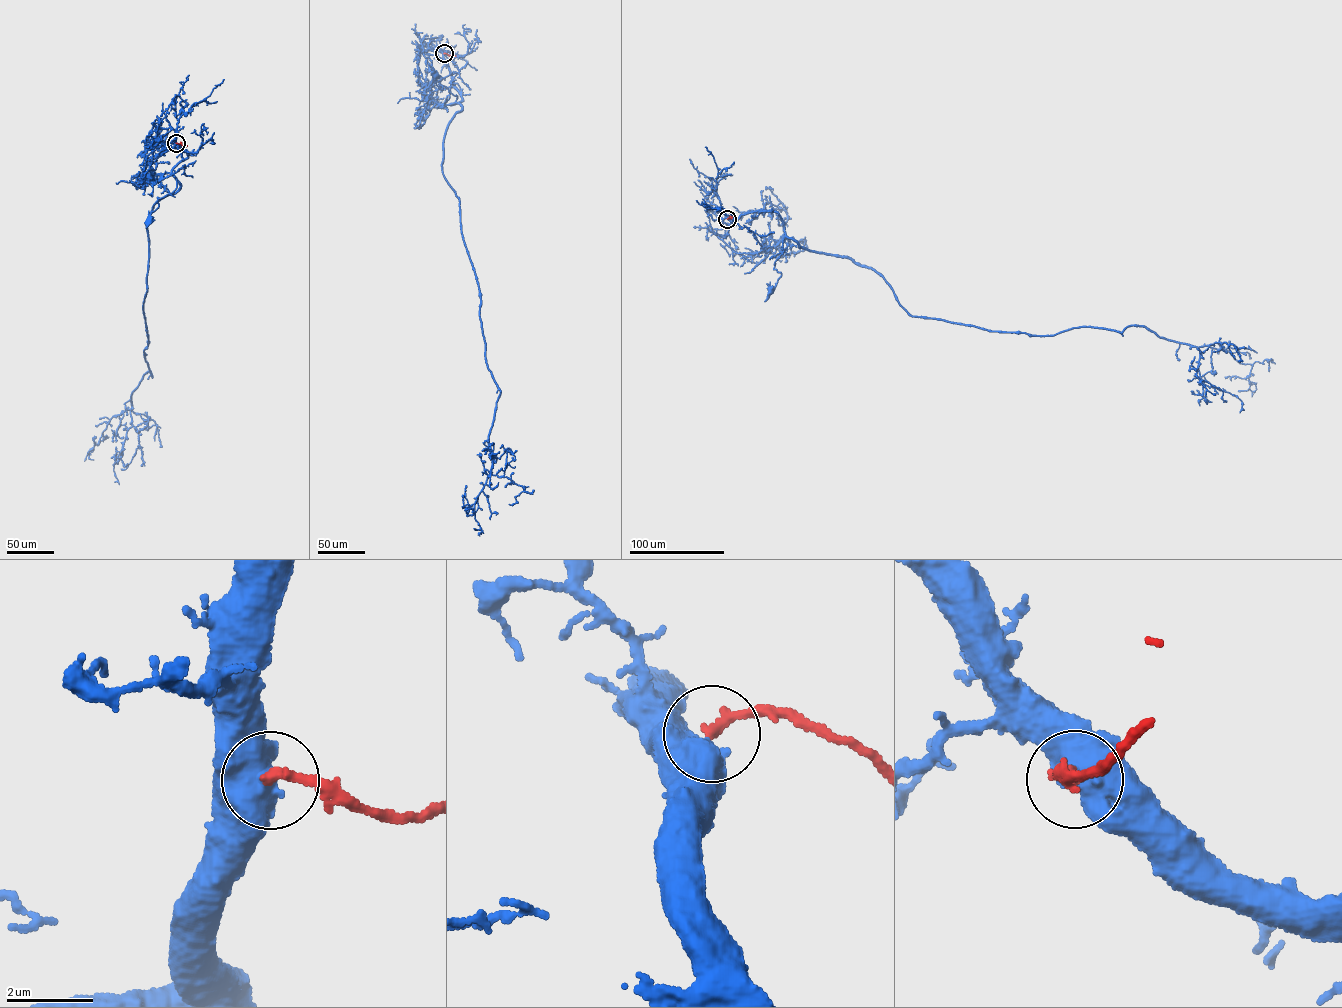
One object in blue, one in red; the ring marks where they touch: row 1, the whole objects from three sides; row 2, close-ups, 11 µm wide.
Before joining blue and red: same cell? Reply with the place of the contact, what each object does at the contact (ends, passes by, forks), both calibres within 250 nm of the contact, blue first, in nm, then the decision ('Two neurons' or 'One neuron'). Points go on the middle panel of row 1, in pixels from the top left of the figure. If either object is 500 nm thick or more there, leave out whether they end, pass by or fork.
Place: (444, 53). Thickness 800 nm (blue) against 240 nm. One neuron

